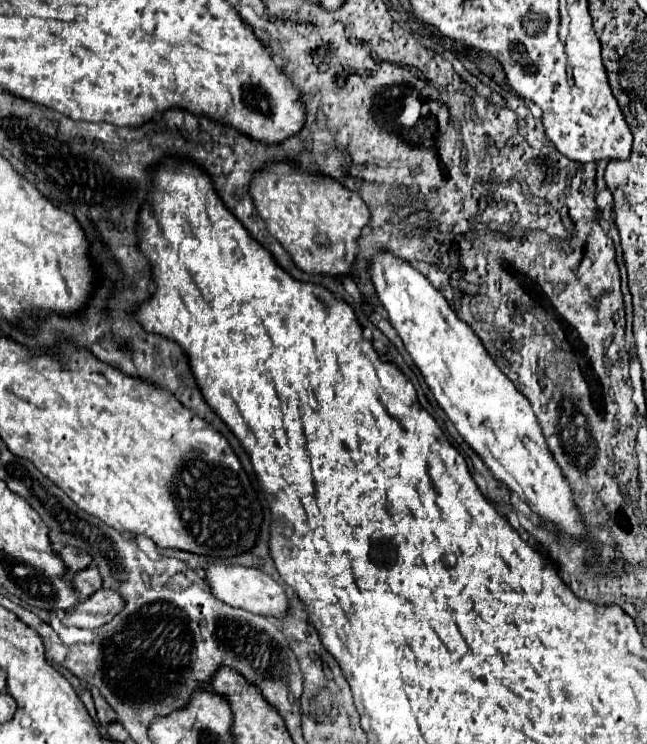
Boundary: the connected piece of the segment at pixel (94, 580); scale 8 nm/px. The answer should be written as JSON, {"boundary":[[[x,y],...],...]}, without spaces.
{"boundary":[[[89,565],[87,569],[73,575],[73,589],[79,593],[79,599],[87,599],[99,587],[101,587],[101,577],[95,565]]]}

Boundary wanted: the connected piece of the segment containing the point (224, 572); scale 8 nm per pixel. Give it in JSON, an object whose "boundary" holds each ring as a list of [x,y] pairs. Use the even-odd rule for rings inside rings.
{"boundary":[[[207,563],[205,565],[205,581],[211,587],[211,593],[221,599],[227,605],[247,609],[255,615],[273,615],[281,617],[287,611],[287,599],[283,589],[263,571],[255,567],[243,567],[243,565],[217,565],[217,563]]]}

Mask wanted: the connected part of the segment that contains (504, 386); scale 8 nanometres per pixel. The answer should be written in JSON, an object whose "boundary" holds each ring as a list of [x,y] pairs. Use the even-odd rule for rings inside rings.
{"boundary":[[[381,249],[381,251],[373,253],[373,257],[369,261],[369,273],[371,273],[375,293],[387,311],[387,319],[391,321],[391,325],[395,327],[399,337],[403,339],[407,353],[411,355],[413,363],[417,365],[417,369],[423,375],[425,383],[429,385],[433,397],[437,399],[437,403],[441,405],[445,415],[451,419],[451,423],[455,425],[459,435],[469,443],[469,447],[475,453],[481,455],[481,459],[485,461],[485,465],[489,467],[493,477],[497,481],[501,481],[505,487],[509,487],[509,491],[517,493],[521,497],[521,501],[525,501],[541,521],[549,521],[557,529],[563,529],[571,535],[581,535],[583,523],[581,523],[579,511],[573,503],[573,493],[571,493],[559,465],[555,463],[551,451],[547,449],[545,437],[541,433],[541,427],[537,423],[537,417],[535,417],[527,397],[523,397],[517,391],[517,387],[499,371],[499,367],[495,365],[491,355],[485,351],[485,347],[481,345],[479,337],[471,331],[471,327],[467,327],[467,323],[457,317],[457,313],[451,309],[451,305],[447,303],[443,293],[439,293],[439,289],[435,289],[431,285],[431,281],[427,277],[423,277],[423,273],[419,273],[413,265],[409,265],[401,257],[393,255],[391,251]]]}

